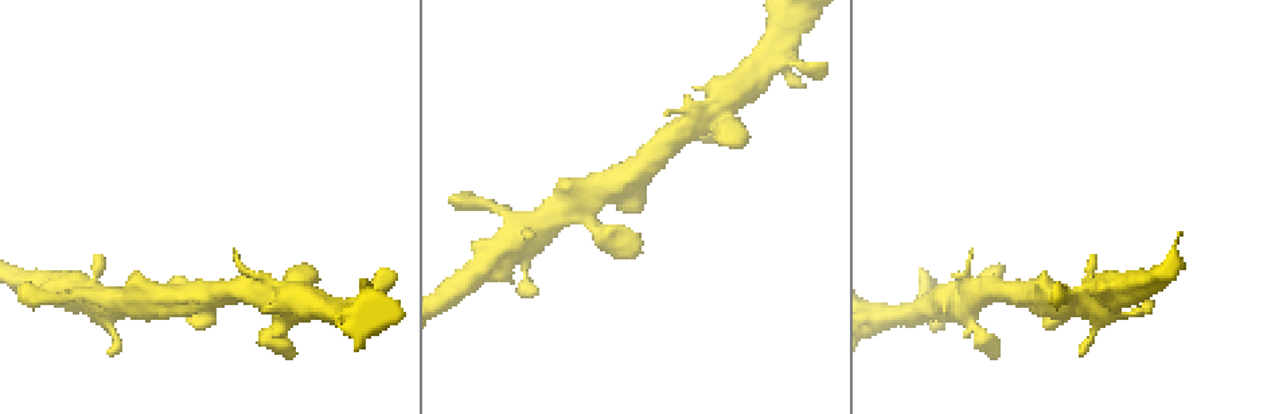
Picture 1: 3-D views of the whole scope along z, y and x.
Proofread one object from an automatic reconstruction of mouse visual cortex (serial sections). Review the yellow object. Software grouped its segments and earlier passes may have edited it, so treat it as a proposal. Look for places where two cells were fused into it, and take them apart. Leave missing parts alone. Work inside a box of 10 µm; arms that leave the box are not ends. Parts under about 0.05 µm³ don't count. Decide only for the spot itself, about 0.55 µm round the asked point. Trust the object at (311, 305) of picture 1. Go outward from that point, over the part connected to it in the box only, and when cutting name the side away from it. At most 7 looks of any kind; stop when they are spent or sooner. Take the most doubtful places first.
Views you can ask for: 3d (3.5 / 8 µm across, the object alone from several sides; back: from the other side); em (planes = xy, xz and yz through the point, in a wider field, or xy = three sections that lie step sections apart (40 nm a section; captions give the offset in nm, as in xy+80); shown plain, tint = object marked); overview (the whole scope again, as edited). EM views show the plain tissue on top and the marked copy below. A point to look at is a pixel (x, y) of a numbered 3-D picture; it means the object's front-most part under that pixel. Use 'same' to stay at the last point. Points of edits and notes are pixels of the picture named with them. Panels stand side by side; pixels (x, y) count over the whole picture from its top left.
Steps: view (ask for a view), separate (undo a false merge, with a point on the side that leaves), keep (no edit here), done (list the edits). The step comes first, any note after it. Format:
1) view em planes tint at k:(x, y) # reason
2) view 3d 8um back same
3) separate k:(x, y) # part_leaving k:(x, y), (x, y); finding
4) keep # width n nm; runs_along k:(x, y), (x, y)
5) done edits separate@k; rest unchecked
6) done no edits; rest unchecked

view 3d 3.5um at 1:(968, 323)

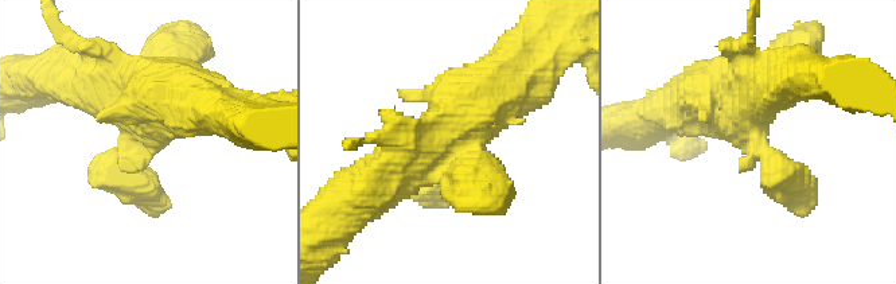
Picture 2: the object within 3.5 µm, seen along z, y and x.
view em xy step 5 tint at 2:(141, 136) # need the tissue

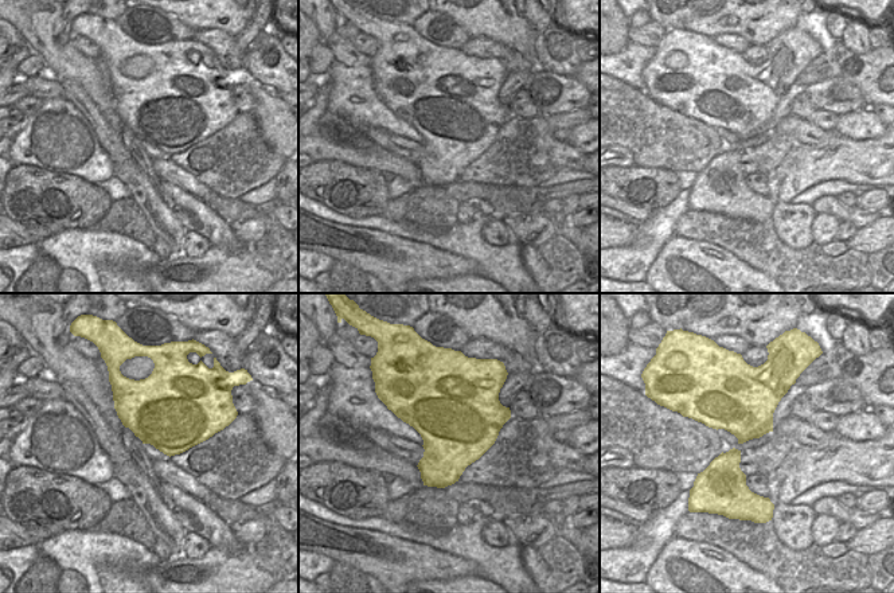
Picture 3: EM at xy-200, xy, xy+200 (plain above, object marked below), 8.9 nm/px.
keep # runs_along 2:(499, 80), (487, 104), (371, 186); all the same cell

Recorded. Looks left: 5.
view 3d 3.5um at 1:(784, 61) # two arms in line, one across

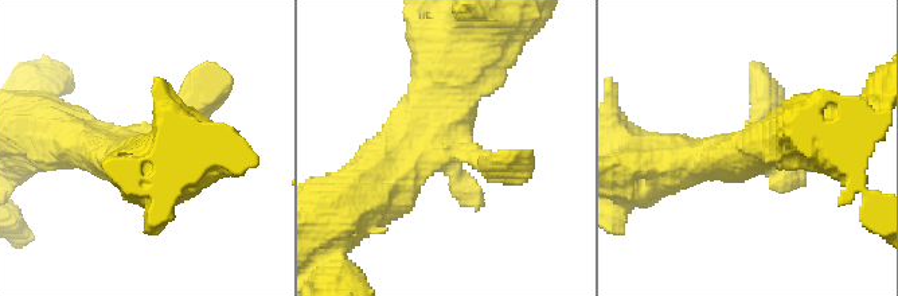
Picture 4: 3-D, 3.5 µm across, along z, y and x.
view em xy step 2 tint at 4:(440, 144) # need the tissue

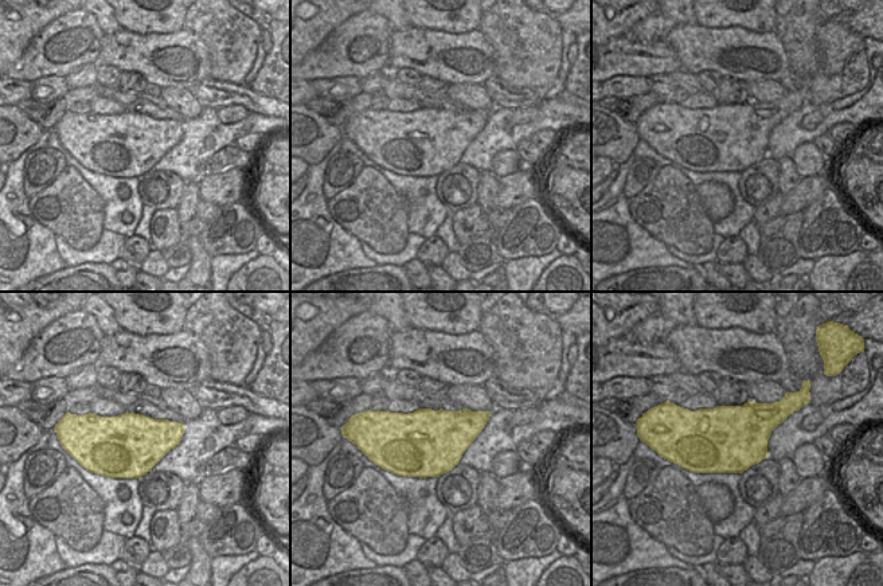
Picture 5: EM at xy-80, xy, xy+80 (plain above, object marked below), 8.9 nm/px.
view em planes tint same # cut it another way

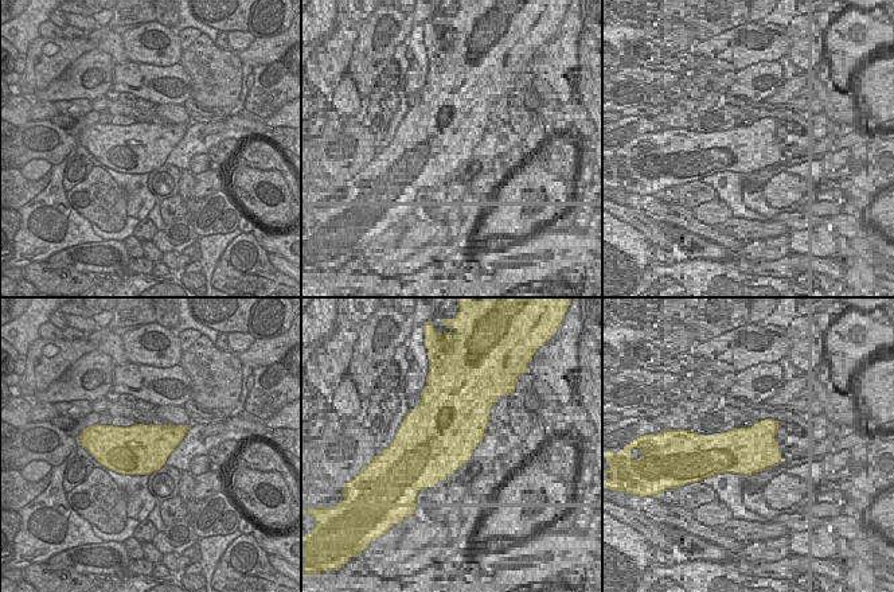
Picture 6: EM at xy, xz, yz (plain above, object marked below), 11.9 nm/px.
keep # all the same cell

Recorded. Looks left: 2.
done no edits; rest unchecked

